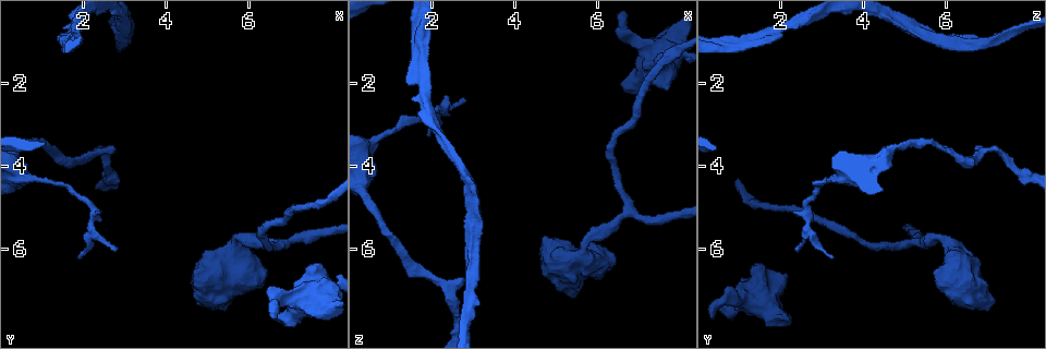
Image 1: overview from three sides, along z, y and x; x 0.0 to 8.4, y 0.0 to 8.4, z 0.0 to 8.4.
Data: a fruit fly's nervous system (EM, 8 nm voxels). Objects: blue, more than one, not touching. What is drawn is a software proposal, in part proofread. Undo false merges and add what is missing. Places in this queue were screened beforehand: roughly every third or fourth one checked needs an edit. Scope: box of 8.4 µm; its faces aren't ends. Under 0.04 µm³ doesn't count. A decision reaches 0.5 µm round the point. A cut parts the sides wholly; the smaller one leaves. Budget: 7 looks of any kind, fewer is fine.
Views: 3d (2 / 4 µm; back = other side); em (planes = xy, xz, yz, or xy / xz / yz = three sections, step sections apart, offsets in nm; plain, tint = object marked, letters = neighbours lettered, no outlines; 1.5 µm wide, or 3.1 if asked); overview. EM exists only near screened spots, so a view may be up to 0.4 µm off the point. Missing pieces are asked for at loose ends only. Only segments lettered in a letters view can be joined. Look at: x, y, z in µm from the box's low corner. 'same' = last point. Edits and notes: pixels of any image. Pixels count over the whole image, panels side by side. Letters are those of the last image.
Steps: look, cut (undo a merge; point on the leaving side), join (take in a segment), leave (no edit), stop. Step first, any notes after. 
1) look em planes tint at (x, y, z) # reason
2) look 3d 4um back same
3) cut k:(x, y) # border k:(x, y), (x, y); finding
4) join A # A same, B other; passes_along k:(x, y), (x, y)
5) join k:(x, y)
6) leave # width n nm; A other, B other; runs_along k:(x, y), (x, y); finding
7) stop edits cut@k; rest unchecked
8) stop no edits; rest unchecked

look em planes letters at (1.50, 0.95, 2.00) # tapers out

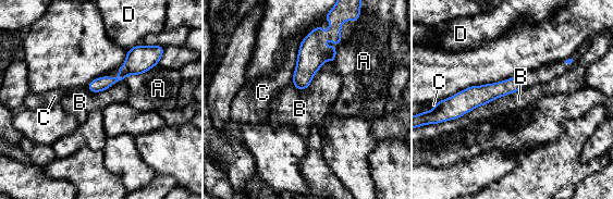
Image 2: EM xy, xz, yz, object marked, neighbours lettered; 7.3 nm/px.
leave # longest_contact B 650 nm; A other, B other, C other, D other; runs_along 2:(519, 83), (474, 96), (453, 113); none of them fits

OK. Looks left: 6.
look em planes letters at (6.75, 5.80, 5.05) # three arms meet

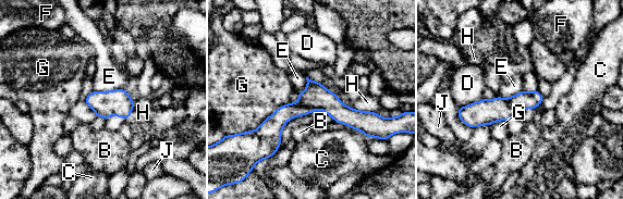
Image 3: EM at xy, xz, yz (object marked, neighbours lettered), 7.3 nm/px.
leave # B other, C other, D other, E other, F other, G other, H other, J other; runs_along 3:(367, 124), (305, 104), (260, 129); continuous, no second cell

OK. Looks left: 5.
look 3d 4um back at (6.75, 7.70, 2.20) # stops while still wide

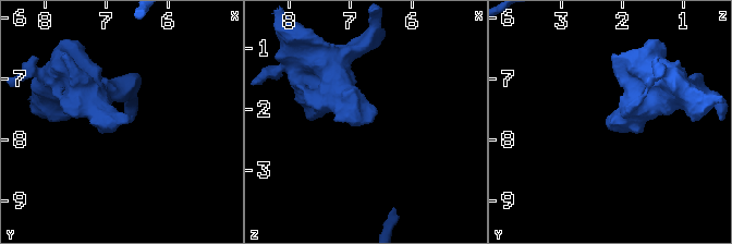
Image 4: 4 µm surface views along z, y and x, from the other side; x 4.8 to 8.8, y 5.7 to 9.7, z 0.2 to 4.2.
look em planes letters at (6.70, 7.75, 2.20)

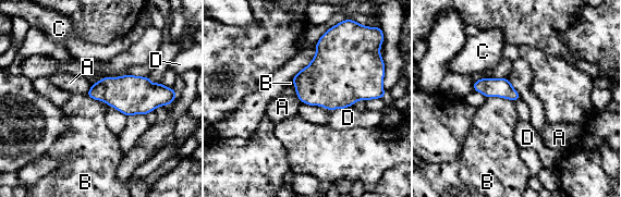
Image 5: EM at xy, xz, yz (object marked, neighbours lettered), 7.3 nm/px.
leave # longest_contact B 220 nm; A other, B other, C other, D other; border 5:(486, 97), (504, 97), (514, 101); no lettered segment goes on from it

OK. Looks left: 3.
stop no edits; rest unchecked

